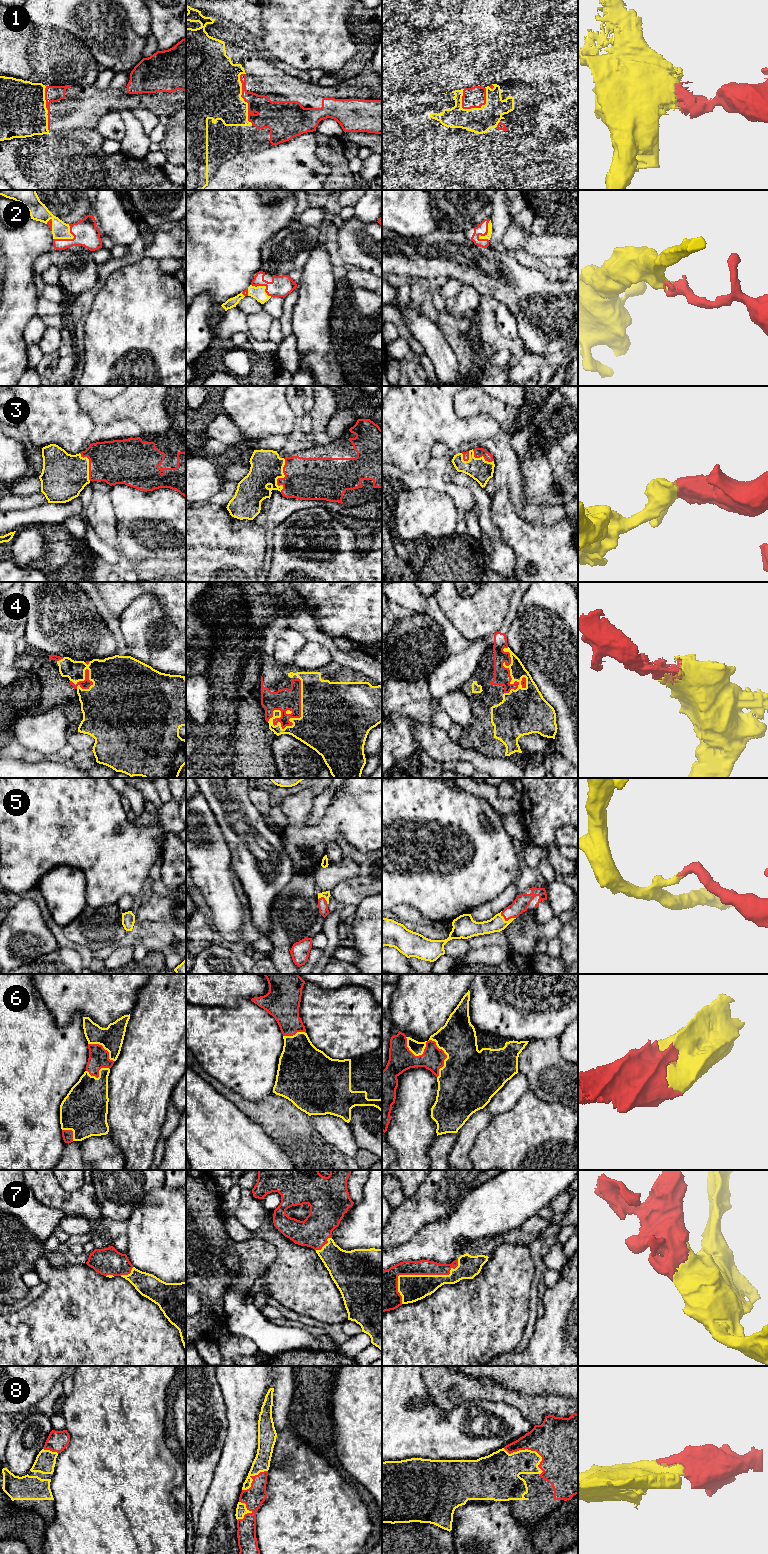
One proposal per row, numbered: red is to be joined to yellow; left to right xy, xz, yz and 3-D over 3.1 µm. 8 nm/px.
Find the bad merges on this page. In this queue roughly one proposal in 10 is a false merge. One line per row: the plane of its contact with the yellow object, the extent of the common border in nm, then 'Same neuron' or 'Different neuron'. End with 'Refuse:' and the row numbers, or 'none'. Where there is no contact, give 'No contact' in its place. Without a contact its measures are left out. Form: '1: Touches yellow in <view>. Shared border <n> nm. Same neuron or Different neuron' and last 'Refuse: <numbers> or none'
1: Touches yellow in yz. Shared border 260 nm. Same neuron
2: Touches yellow in yz. Shared border 180 nm. Same neuron
3: Touches yellow in xz. Shared border 280 nm. Same neuron
4: Touches yellow in xz. Shared border 440 nm. Same neuron
5: Touches yellow in yz. Shared border 140 nm. Same neuron
6: Touches yellow in yz. Shared border 420 nm. Same neuron
7: Touches yellow in yz. Shared border 600 nm. Same neuron
8: Touches yellow in yz. Shared border 380 nm. Same neuron
Refuse: none

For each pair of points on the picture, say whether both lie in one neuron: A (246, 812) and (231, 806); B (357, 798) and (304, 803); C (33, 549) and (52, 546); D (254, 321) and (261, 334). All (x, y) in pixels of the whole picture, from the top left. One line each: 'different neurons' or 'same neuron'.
A: same neuron
B: same neuron
C: different neurons
D: same neuron

